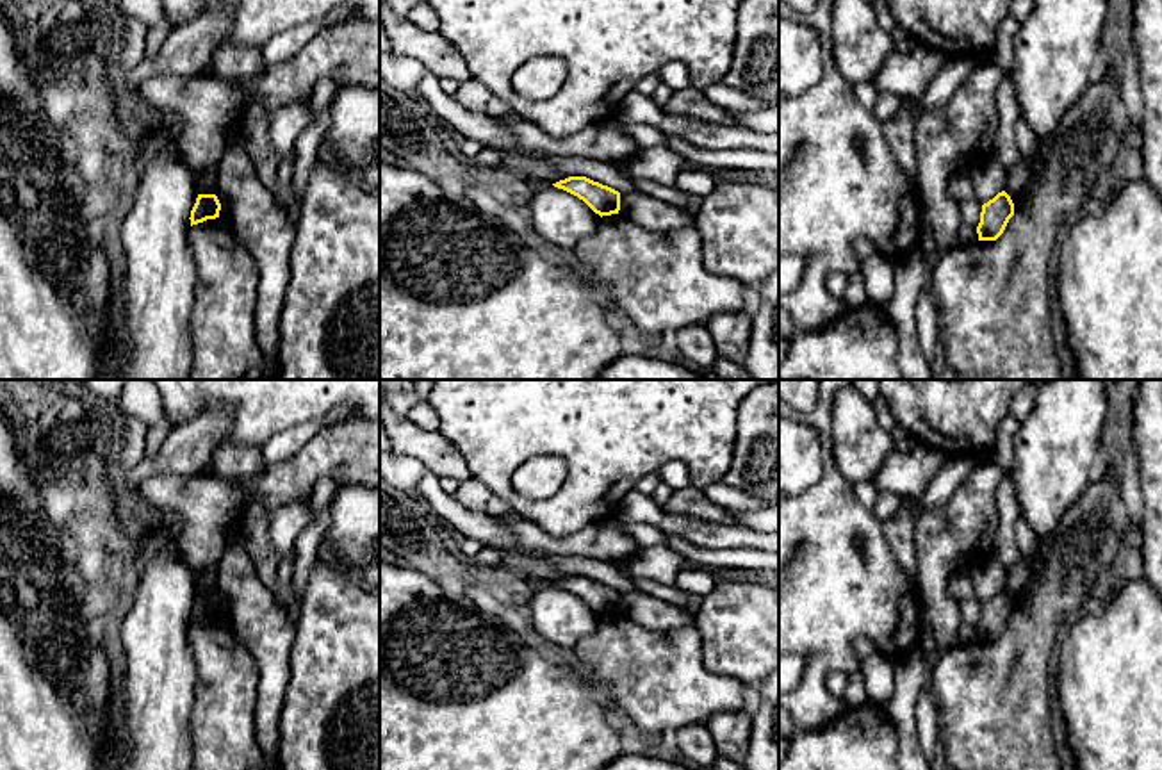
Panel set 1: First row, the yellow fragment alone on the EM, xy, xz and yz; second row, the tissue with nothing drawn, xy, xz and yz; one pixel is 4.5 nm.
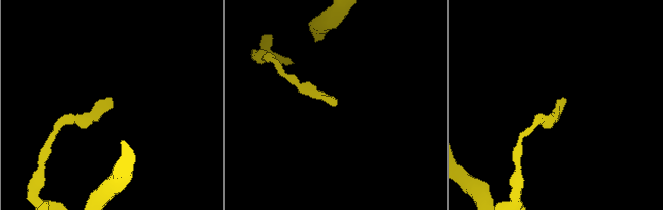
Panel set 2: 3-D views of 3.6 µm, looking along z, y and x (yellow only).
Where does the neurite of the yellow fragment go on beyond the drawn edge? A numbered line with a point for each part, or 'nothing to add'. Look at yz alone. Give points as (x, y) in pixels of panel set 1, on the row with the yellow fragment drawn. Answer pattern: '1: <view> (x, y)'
nothing to add

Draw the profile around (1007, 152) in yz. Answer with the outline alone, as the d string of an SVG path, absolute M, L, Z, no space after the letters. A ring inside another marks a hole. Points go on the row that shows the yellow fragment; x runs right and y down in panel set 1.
M1005 75L996 91L996 103L1000 112L996 148L993 157L1005 168L1012 169L1019 157L1021 150L1016 144L1016 121L1021 119L1021 107L1012 84L1011 75Z

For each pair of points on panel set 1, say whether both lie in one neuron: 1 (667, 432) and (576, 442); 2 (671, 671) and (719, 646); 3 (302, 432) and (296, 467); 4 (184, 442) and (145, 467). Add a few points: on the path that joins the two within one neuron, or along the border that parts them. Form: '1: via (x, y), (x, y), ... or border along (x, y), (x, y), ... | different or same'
1: via (644, 432), (599, 432) | same
2: border along (690, 622), (701, 637), (701, 663), (736, 678) | different
3: border along (332, 428), (323, 428), (294, 455), (266, 467) | different
4: via (175, 451), (154, 467) | same

